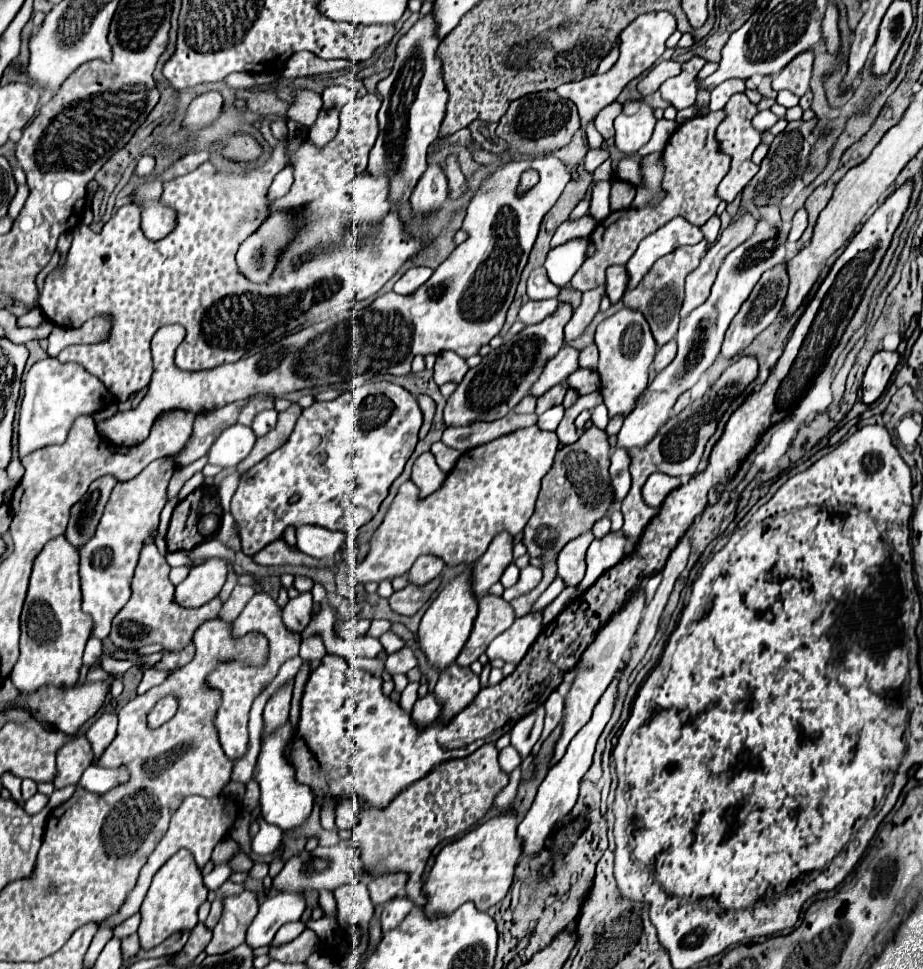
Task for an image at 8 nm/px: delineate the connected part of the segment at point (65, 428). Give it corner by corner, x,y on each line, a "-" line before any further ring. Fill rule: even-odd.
51,356
35,362
25,378
17,442
19,458
43,446
63,444
75,418
93,416
95,412
107,408
113,402
115,396
107,390
107,386
101,380
95,380
95,376
89,374
87,370
81,370
81,364
75,362
63,364

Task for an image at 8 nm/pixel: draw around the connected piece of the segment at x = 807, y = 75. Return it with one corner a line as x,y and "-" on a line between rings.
813,50
795,56
777,76
773,76
773,90
791,90
795,96
803,96
809,90
813,68

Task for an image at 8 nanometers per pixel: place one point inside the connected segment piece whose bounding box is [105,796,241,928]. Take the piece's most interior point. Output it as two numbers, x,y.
198,824

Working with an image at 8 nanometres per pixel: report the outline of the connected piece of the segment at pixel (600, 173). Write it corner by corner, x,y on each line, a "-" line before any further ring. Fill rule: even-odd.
605,160
595,172
593,172
593,180
611,180
613,178
613,170
611,170
611,160

